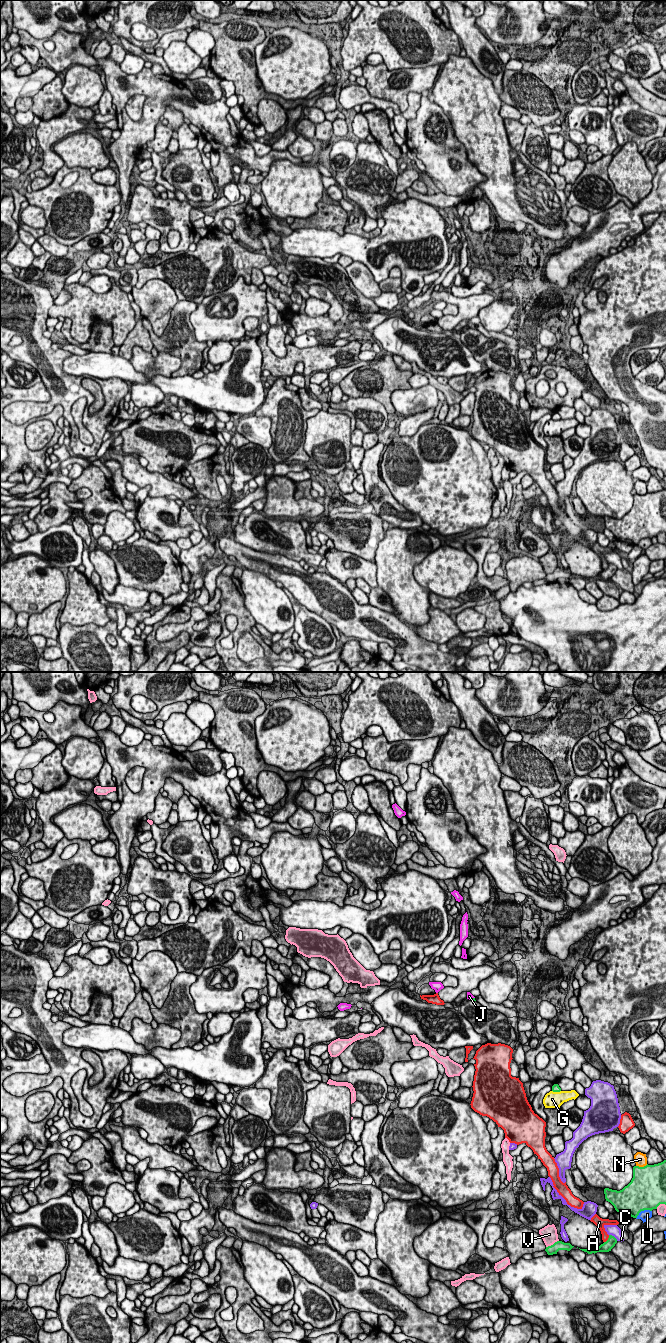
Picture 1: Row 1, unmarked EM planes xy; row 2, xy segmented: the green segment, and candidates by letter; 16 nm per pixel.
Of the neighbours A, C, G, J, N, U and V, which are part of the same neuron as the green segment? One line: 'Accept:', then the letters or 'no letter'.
Accept: J

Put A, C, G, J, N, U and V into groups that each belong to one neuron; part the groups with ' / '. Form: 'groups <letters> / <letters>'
groups A / C / G / J / N / U / V

